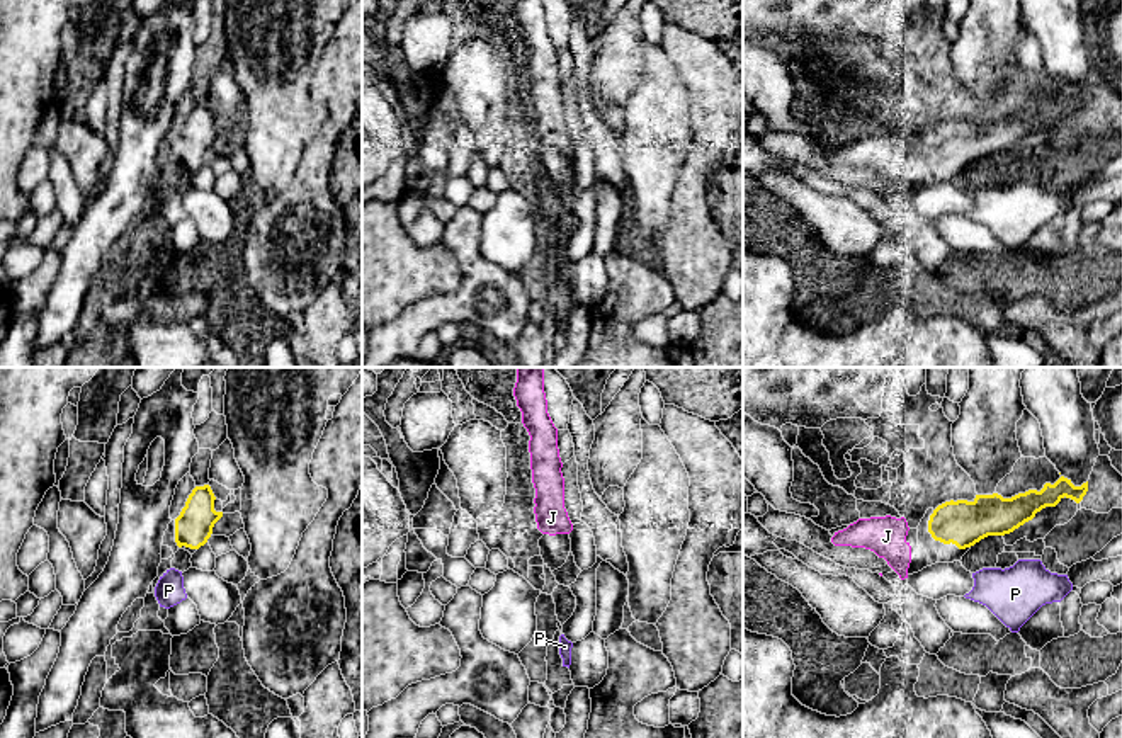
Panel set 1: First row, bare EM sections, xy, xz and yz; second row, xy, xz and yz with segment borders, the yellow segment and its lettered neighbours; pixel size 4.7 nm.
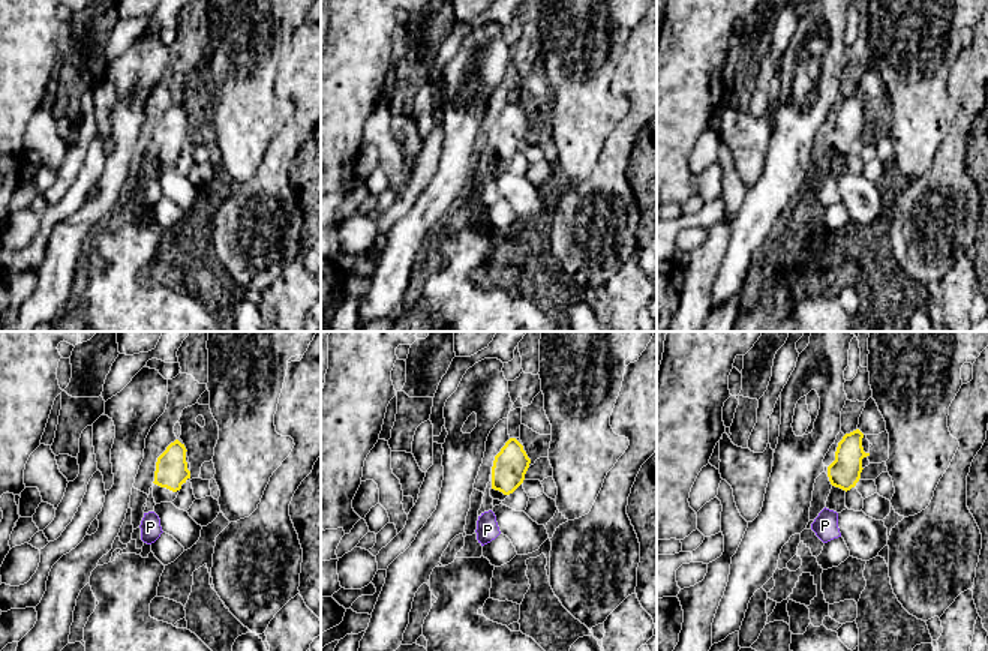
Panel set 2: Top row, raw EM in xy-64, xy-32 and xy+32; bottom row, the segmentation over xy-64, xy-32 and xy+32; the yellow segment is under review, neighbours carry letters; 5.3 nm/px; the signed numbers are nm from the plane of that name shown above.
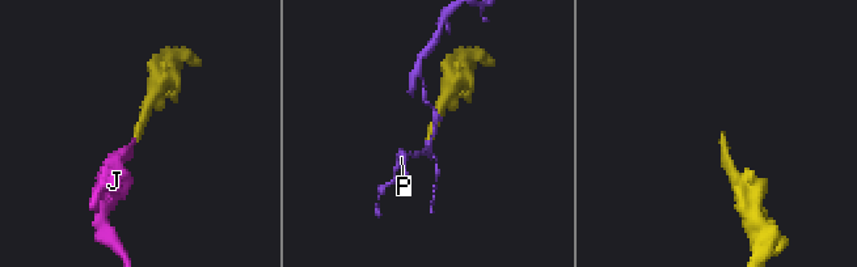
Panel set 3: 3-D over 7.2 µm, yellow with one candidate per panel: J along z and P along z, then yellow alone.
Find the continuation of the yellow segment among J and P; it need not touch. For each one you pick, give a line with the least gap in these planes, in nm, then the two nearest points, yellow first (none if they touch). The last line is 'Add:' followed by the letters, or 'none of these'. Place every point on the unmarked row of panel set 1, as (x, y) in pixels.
J: 100 nm apart; from yellow across yz (929, 147), (908, 147)
Add: J

